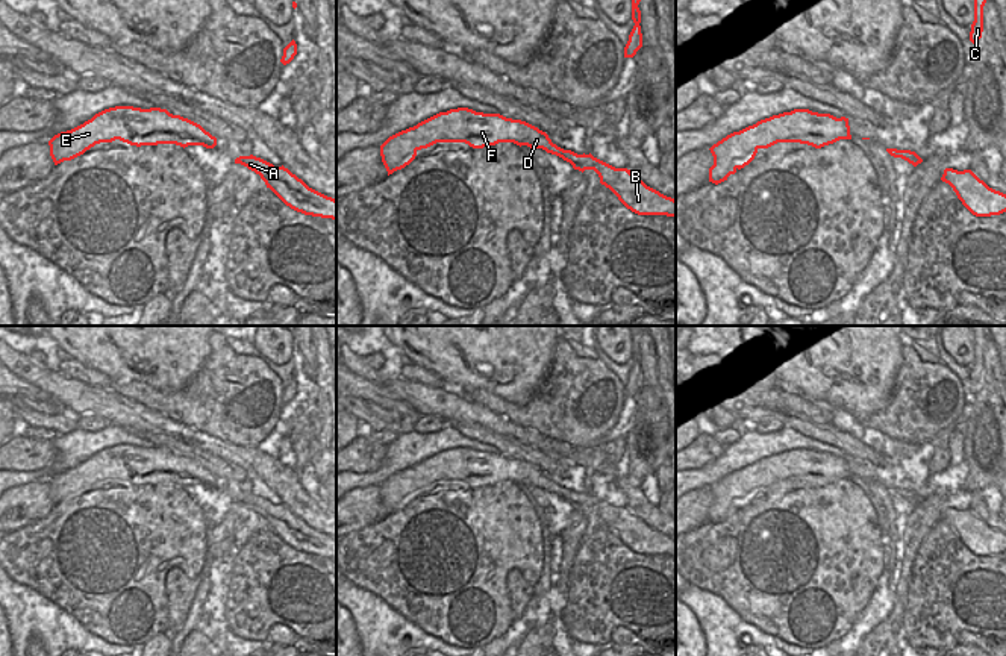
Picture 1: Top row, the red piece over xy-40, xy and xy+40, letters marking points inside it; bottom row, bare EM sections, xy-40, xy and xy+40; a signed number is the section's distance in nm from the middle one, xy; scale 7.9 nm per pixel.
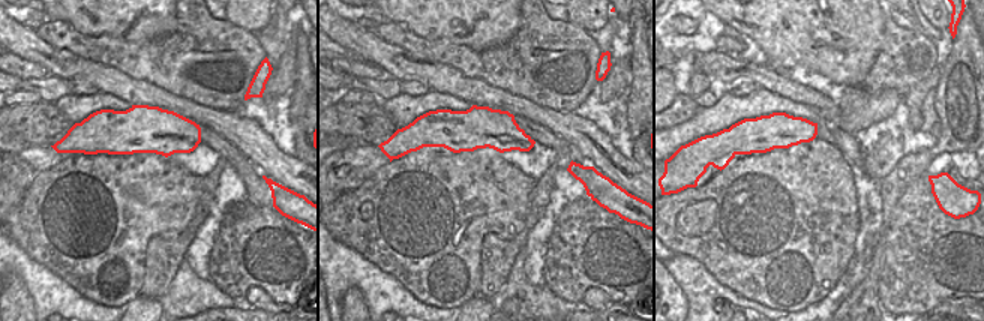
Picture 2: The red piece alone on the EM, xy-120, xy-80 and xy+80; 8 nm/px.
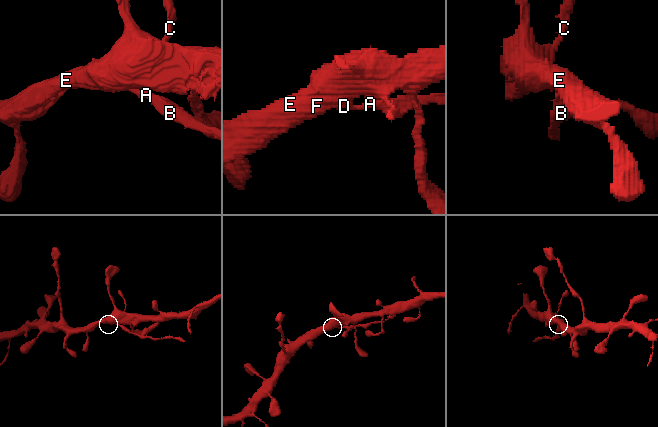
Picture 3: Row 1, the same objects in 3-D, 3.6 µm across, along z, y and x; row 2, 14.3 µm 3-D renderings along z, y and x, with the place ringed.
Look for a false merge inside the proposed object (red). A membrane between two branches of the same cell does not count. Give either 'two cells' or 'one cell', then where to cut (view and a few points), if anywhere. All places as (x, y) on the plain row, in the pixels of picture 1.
two cells | xy (562, 488), (559, 496)

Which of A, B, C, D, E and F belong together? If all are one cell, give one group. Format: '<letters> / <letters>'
A B / C D E F

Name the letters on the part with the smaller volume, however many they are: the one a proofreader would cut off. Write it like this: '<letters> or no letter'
A, B

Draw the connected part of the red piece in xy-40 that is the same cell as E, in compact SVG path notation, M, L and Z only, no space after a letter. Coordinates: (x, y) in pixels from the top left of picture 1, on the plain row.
M115 445L95 453L83 464L55 474L50 480L50 495L55 504L71 500L100 482L120 479L130 485L176 483L180 486L203 485L214 488L217 477L200 464L173 455L167 448L141 448Z

